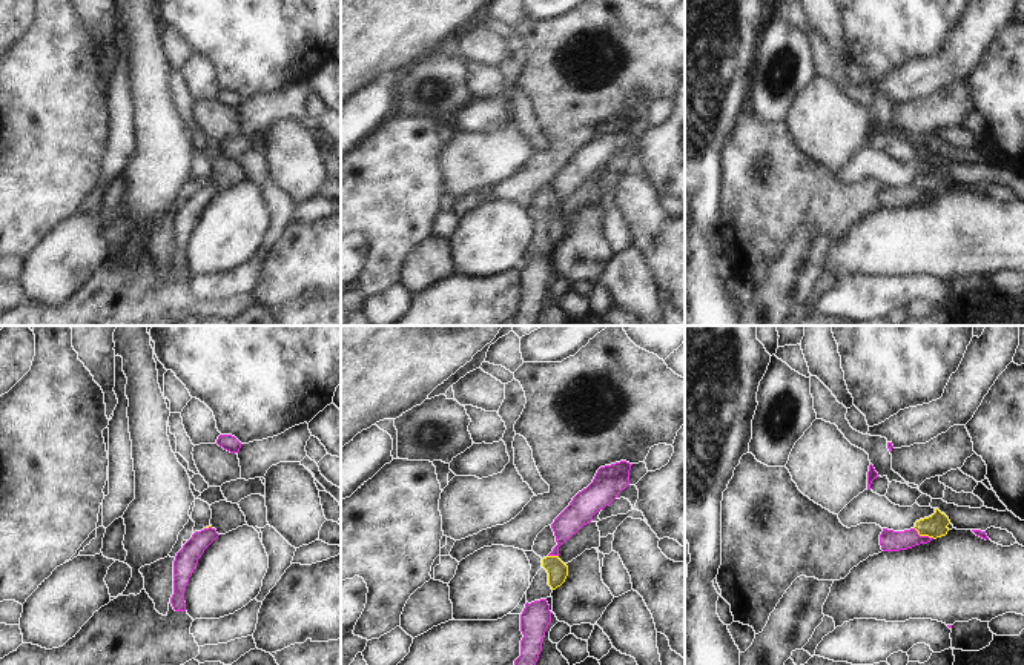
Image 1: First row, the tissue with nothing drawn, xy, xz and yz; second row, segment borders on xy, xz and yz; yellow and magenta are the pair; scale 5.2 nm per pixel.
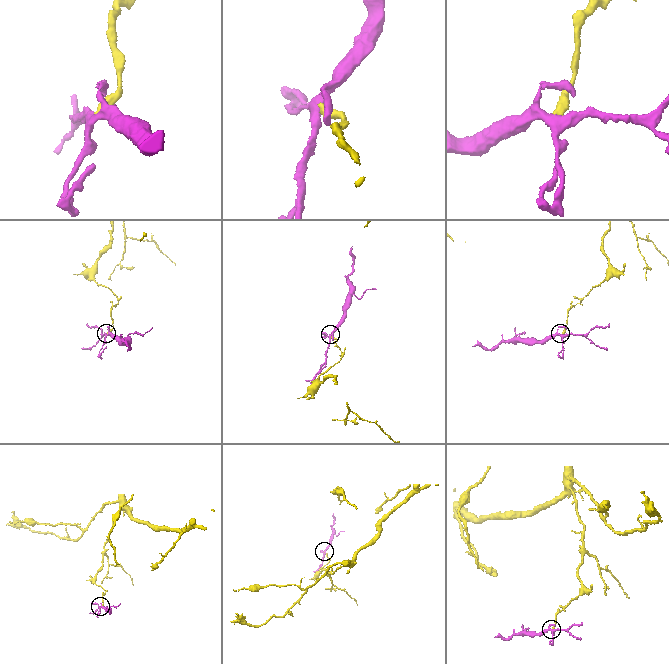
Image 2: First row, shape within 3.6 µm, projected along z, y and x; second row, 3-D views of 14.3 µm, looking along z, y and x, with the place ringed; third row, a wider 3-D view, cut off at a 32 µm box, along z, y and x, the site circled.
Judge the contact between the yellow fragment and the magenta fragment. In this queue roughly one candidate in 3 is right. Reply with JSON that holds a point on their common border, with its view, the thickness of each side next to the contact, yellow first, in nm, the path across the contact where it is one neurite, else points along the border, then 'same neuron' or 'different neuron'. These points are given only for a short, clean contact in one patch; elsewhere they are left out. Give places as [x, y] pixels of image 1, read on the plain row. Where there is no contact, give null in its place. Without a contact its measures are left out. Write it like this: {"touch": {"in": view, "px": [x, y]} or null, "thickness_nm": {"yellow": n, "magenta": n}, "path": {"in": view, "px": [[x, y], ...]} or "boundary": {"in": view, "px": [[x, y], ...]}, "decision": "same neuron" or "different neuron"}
{"touch": {"in": "yz", "px": [923, 191]}, "thickness_nm": {"yellow": 120, "magenta": 110}, "boundary": {"in": "yz", "px": [[914, 183], [920, 191], [934, 194]]}, "decision": "different neuron"}

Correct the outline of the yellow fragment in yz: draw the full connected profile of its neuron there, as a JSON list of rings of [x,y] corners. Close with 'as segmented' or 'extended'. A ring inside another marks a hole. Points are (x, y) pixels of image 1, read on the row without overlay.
[[[935,164],[935,169],[932,172],[917,177],[913,184],[918,187],[920,192],[936,195],[947,190],[949,180],[949,174],[938,164]]]; as segmented

